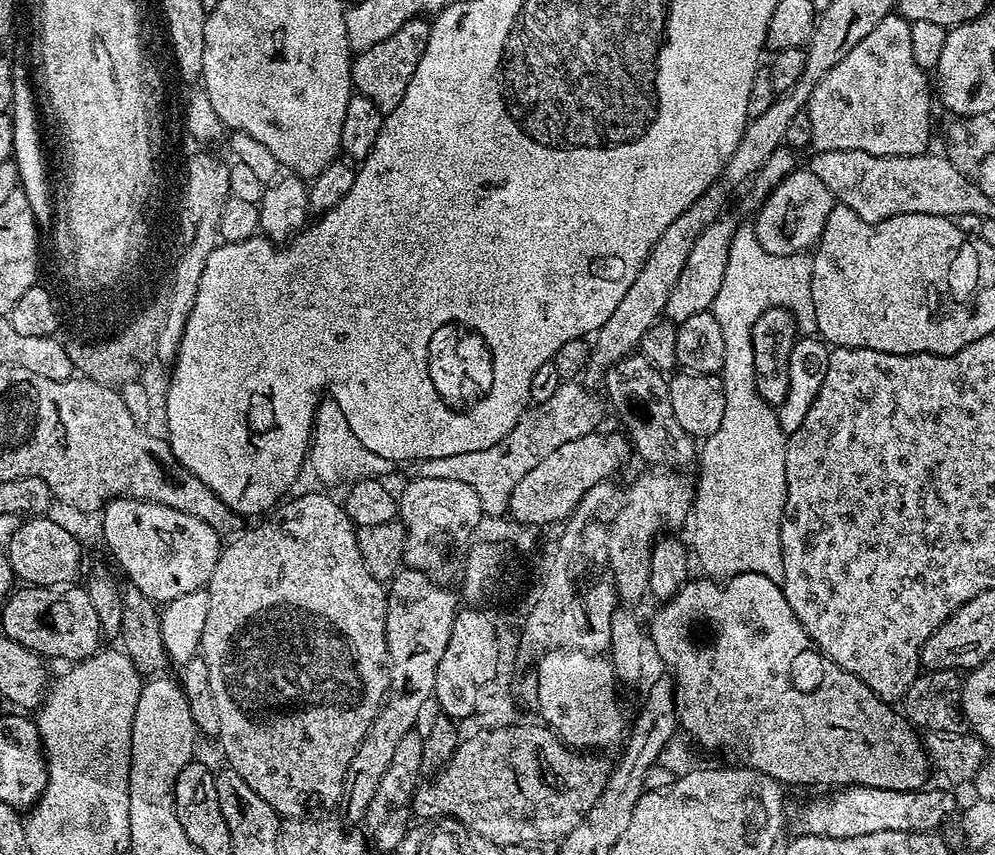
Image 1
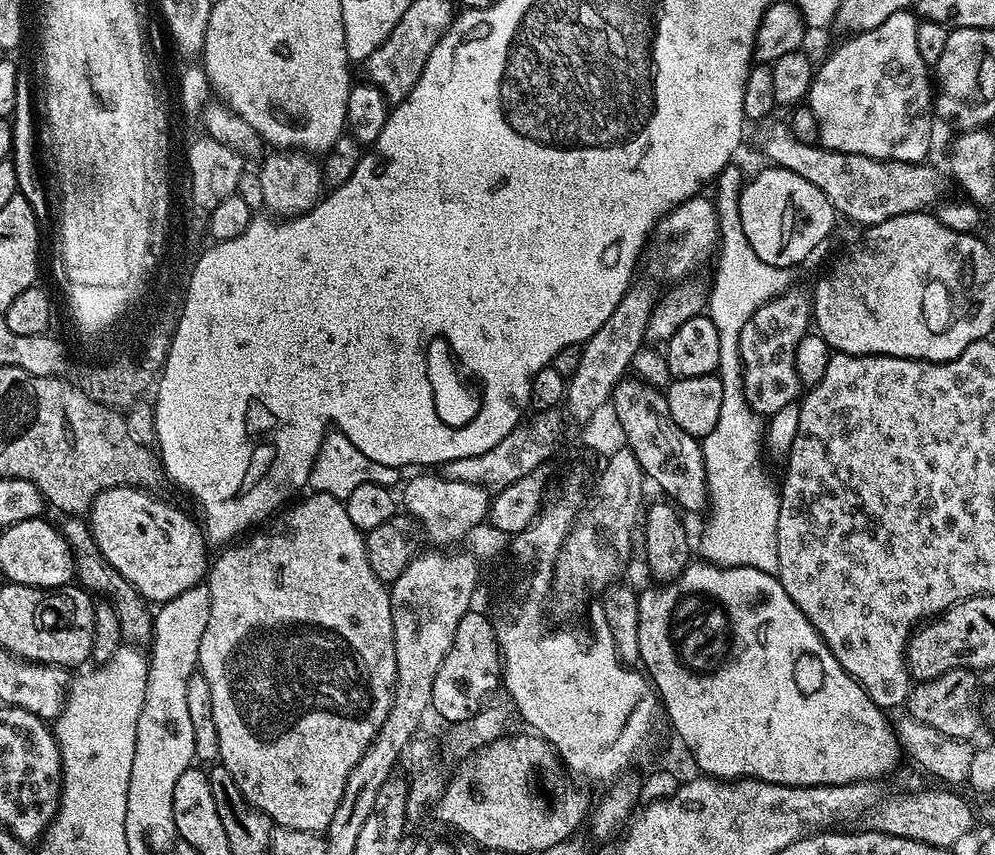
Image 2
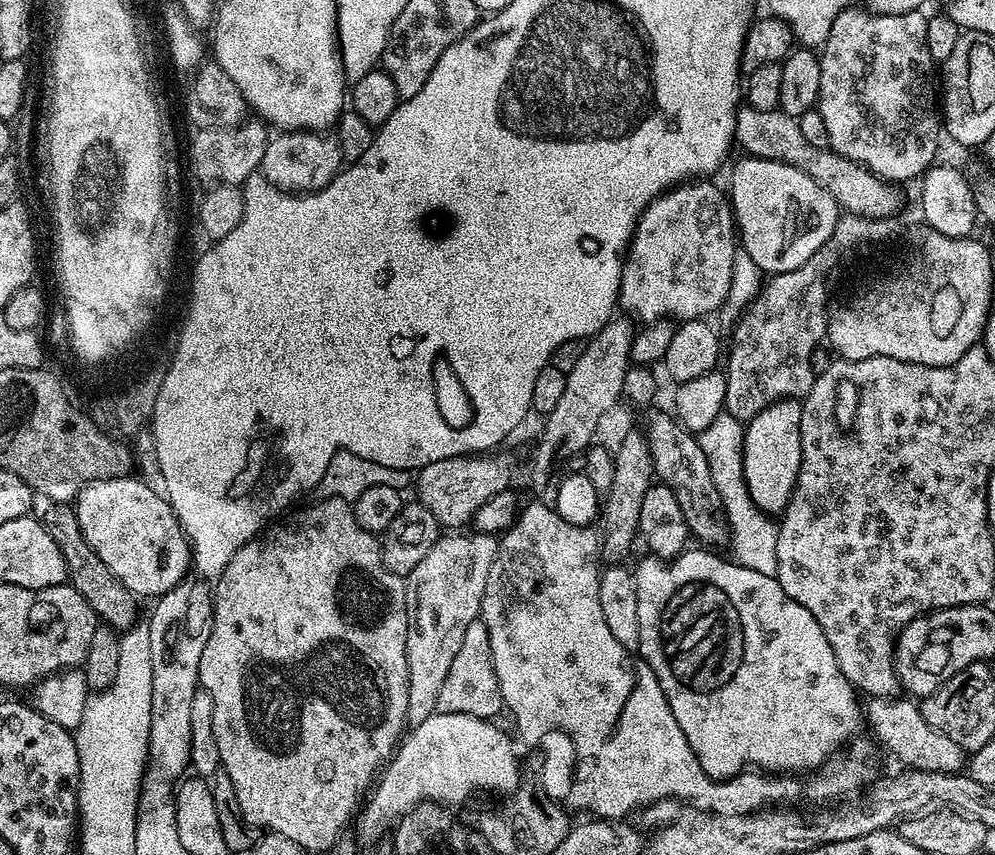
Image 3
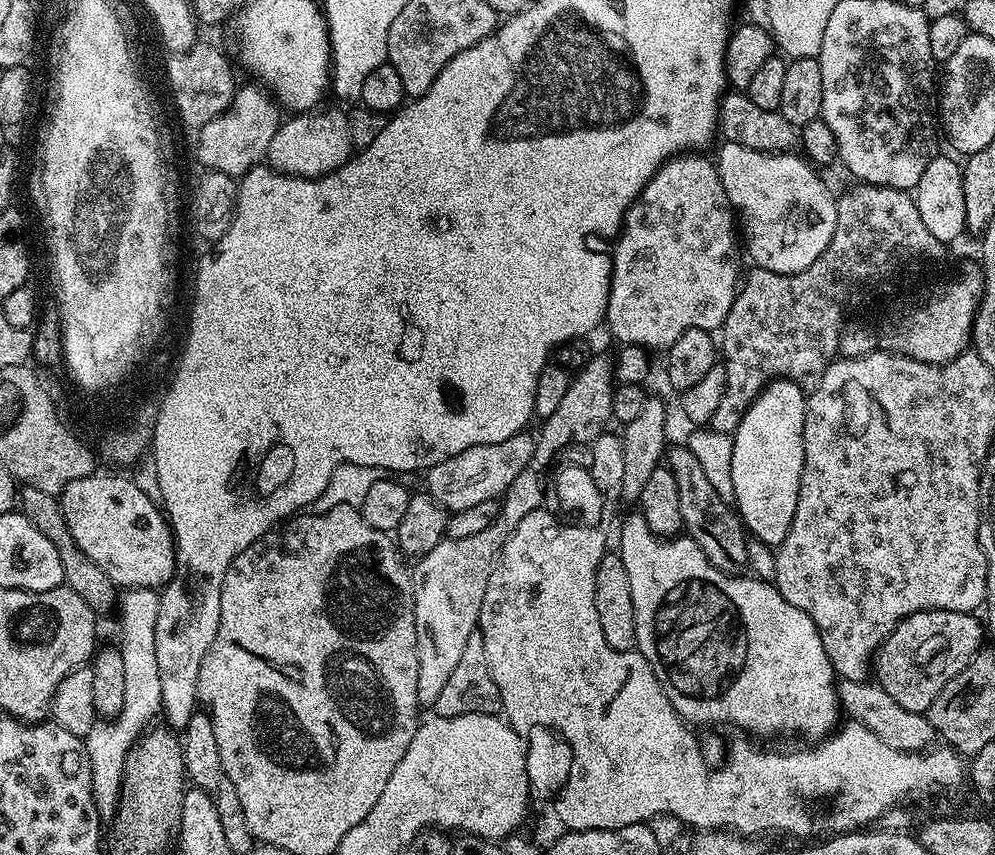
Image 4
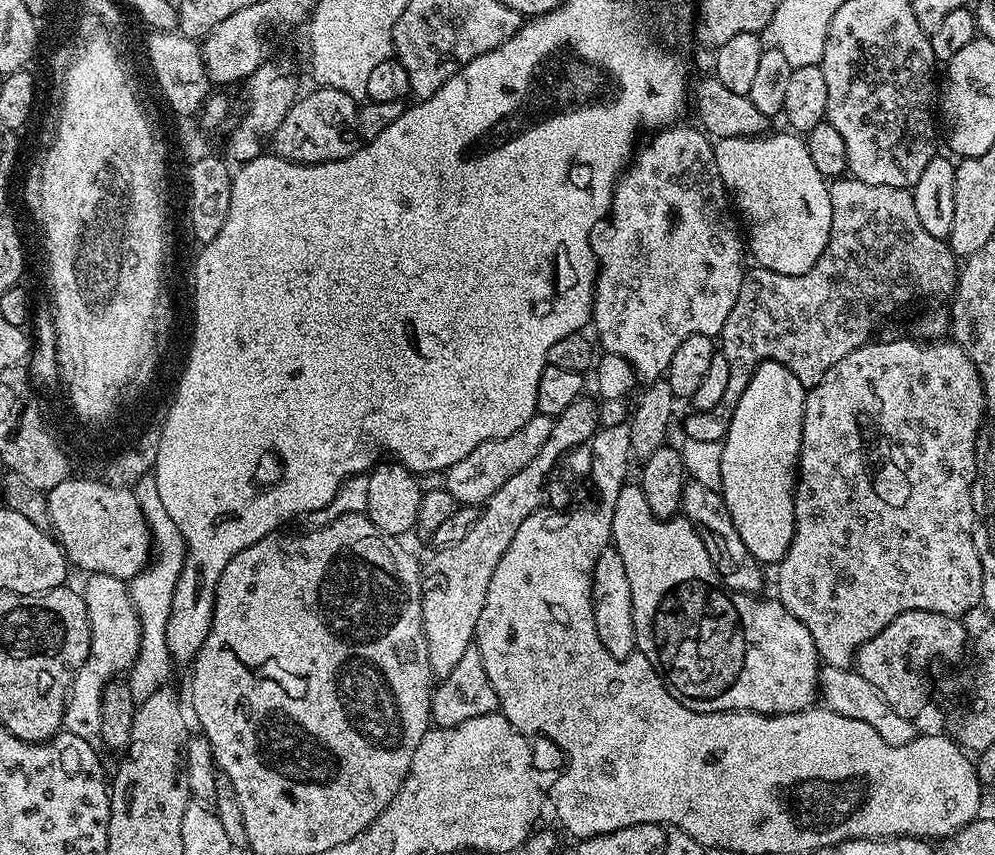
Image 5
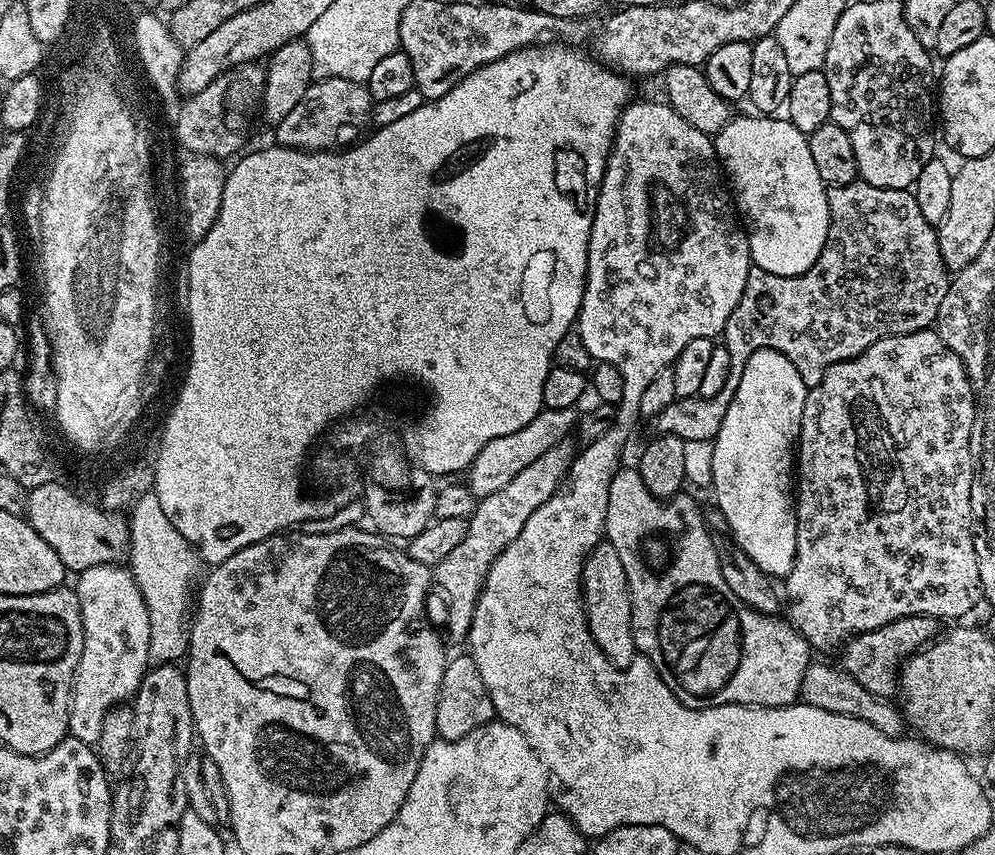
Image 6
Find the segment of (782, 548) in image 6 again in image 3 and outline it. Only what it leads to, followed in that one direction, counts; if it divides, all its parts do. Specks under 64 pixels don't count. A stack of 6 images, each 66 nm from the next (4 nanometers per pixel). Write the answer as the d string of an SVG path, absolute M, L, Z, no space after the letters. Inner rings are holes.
M779 400L747 421L744 430L744 477L750 498L769 514L783 513L798 478L800 469L799 400ZM776 512L776 513L775 513Z

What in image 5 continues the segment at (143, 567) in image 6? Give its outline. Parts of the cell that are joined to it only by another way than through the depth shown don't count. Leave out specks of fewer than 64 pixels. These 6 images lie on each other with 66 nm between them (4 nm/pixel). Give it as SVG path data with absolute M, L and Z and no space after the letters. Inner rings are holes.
M147 474L137 480L134 491L140 513L144 515L144 523L148 525L150 533L150 559L145 563L144 571L127 581L128 596L132 600L140 624L140 649L126 679L133 700L139 702L145 700L154 689L167 685L168 675L171 674L172 668L174 669L174 662L168 655L166 646L166 622L174 614L172 611L174 586L182 574L186 549L178 526L174 526L174 518L170 518L170 513L162 506L162 497L158 495L155 475Z

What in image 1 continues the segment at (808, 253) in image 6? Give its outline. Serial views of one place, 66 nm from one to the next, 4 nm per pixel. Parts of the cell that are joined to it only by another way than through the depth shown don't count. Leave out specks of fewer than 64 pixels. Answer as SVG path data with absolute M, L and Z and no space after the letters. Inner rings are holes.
M807 170L791 172L768 195L760 210L764 212L758 213L754 221L756 237L762 250L779 256L793 256L795 252L811 249L820 239L833 203L830 190L819 178L814 178L812 172Z

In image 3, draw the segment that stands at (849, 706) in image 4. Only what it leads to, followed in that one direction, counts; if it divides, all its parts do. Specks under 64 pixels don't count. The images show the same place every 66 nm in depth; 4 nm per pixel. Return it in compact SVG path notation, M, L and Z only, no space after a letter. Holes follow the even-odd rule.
M873 696L863 705L862 711L867 727L872 727L877 738L901 760L901 765L909 769L917 768L923 772L954 772L959 773L966 764L966 753L958 746L958 742L953 742L951 738L946 738L946 734L941 734L939 730L934 730L922 718L917 701L912 698L889 698L886 696Z

